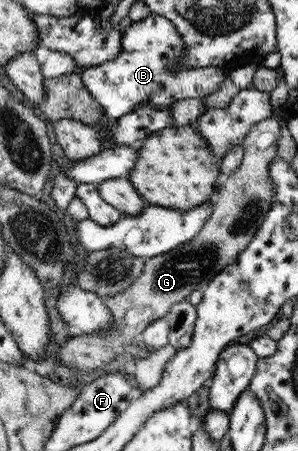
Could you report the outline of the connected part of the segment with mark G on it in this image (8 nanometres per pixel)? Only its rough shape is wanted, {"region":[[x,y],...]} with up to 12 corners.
{"region":[[280,116],[249,129],[192,241],[147,259],[104,300],[114,326],[67,335],[70,368],[101,371],[170,306],[237,259],[276,202]]}

